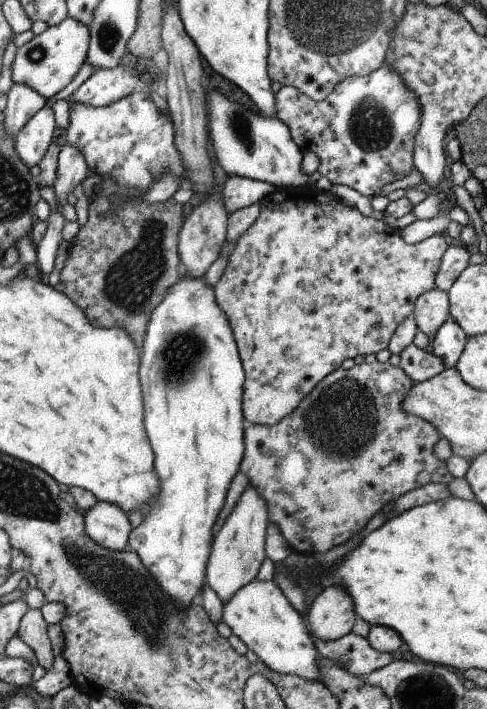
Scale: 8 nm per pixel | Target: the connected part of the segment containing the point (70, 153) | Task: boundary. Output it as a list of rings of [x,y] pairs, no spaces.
[[[70,143],[61,146],[57,158],[56,178],[53,189],[58,204],[66,204],[68,196],[83,184],[84,178],[90,172],[82,153]]]

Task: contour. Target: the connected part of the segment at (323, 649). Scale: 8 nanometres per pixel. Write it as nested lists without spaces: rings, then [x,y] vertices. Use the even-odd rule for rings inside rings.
[[[353,632],[335,641],[325,641],[316,637],[312,640],[322,657],[334,659],[353,675],[362,675],[366,678],[370,673],[394,661],[392,653],[377,651],[370,646],[366,637]]]

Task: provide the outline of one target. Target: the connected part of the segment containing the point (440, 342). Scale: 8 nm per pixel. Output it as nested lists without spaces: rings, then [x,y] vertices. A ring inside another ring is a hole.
[[[449,314],[449,317],[439,326],[433,337],[433,353],[444,361],[448,369],[451,369],[457,363],[465,347],[468,338],[466,332]]]

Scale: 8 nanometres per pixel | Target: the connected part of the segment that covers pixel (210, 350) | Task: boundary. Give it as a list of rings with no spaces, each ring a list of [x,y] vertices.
[[[186,275],[175,285],[169,288],[164,300],[156,309],[153,310],[149,320],[148,332],[144,337],[142,348],[142,382],[146,382],[146,410],[150,410],[150,414],[146,414],[146,418],[150,418],[150,438],[154,438],[154,450],[158,450],[158,470],[162,470],[162,482],[166,482],[166,490],[162,490],[160,498],[154,500],[152,510],[146,514],[144,524],[132,530],[129,534],[128,548],[136,551],[141,561],[149,568],[157,583],[167,594],[167,600],[172,601],[180,610],[187,609],[190,603],[199,600],[202,587],[206,584],[206,564],[208,564],[208,552],[210,552],[210,538],[212,538],[212,528],[214,522],[222,510],[224,498],[228,494],[228,486],[230,480],[234,478],[234,474],[240,468],[245,451],[245,430],[242,427],[243,415],[243,384],[245,381],[245,372],[239,355],[237,342],[230,326],[229,318],[218,304],[218,298],[215,297],[213,286],[206,284],[204,276],[193,277]]]

